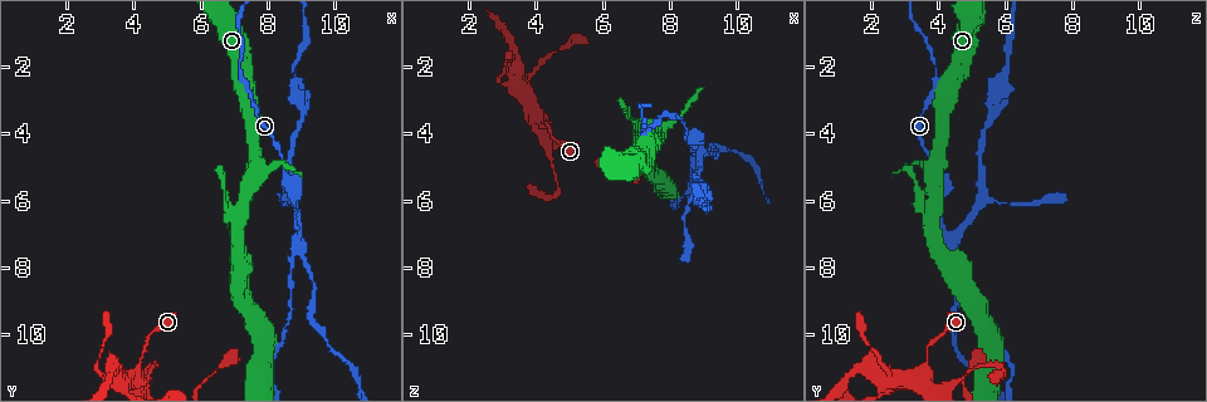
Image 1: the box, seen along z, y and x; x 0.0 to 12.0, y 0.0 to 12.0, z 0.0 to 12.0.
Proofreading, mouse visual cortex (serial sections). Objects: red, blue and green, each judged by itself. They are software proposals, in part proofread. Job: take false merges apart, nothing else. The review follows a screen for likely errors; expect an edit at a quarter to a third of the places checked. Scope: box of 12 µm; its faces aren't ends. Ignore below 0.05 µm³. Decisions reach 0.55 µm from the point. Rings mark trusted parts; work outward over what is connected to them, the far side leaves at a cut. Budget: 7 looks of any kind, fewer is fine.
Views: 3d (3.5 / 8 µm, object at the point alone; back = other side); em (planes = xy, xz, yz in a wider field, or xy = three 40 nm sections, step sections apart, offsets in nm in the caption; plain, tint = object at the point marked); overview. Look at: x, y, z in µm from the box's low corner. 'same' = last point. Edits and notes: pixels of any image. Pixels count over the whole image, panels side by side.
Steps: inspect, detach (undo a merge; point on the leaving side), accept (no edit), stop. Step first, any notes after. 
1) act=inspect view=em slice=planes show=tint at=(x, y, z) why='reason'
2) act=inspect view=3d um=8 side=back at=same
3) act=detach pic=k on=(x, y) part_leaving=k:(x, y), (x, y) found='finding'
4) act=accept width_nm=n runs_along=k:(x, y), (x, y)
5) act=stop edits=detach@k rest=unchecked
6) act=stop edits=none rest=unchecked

act=inspect view=3d um=3.5 at=(7.2, 6.4, 3.8) why='three-way junction'

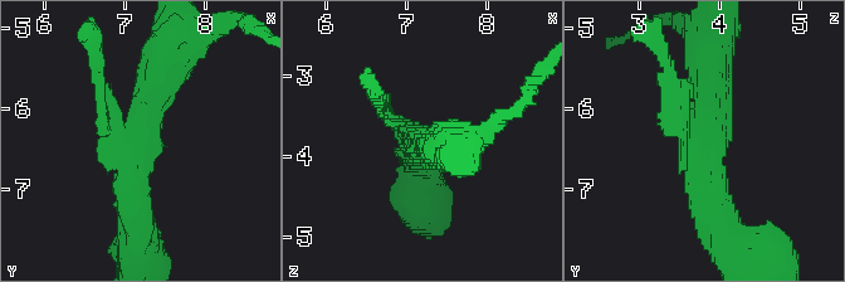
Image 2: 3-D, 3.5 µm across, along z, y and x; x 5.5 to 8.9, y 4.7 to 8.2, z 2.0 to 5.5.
act=inspect view=em slice=xy step=5 show=plain at=(7.20, 6.45, 3.85) arms=3 arm_widths_nm=200,400,450 why='need the tissue'

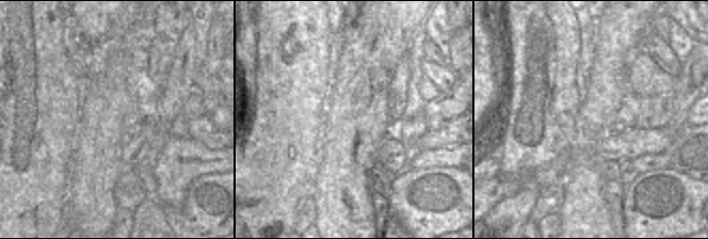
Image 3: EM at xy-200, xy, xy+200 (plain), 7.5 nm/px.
act=inspect view=em slice=xy step=5 show=tint at=same

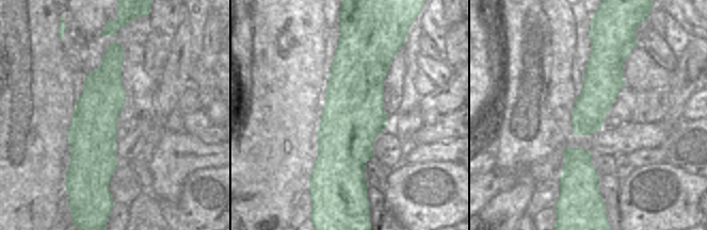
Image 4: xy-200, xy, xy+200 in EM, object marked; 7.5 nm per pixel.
act=detach pic=2 on=(682, 87) found='two cells meet here'

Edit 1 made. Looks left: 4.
act=inspect view=3d um=3.5 at=(8.8, 7.1, 4.4) why='four arms meet'

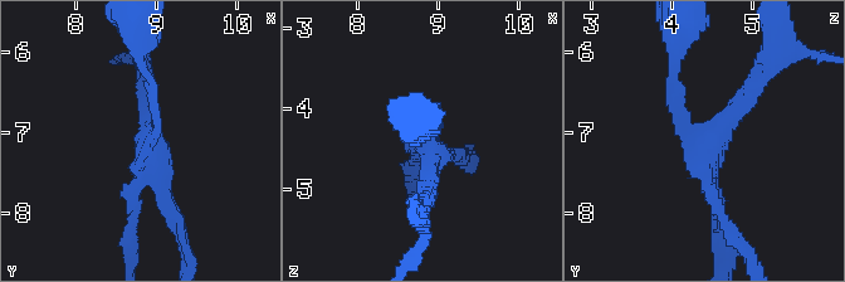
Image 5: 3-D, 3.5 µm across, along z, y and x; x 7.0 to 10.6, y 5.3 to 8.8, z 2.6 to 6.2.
act=inspect view=em slice=planes show=tint at=(8.90, 7.05, 4.35) arms=4 arm_widths_nm=150,150,200,250

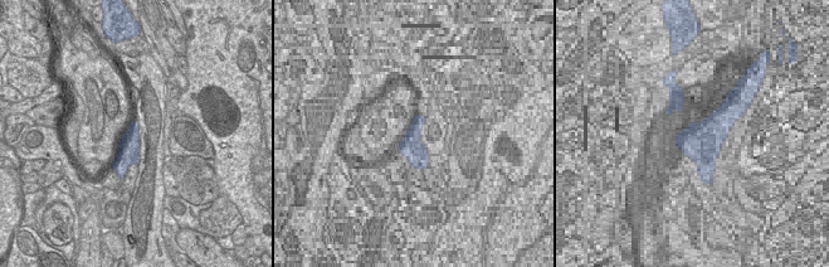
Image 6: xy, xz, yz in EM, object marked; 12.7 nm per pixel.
act=detach pic=5 on=(731, 115) part_leaving=5:(693, 127), (728, 124), (773, 54) found='a second cell is stuck on'

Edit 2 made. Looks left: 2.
act=inspect view=overview

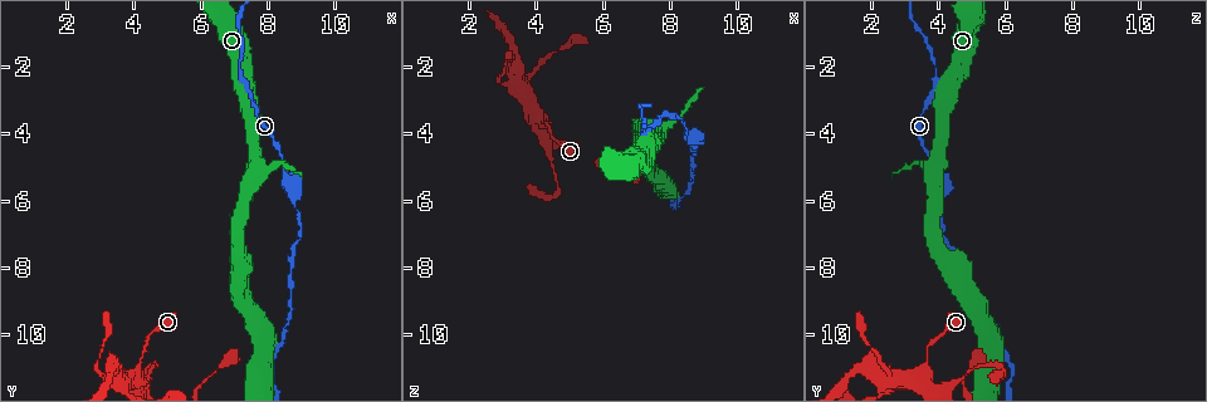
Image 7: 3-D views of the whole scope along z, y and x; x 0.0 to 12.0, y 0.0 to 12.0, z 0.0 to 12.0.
act=inspect view=3d um=3.5 at=(4.4, 11.3, 4.6) why='calibre changes'

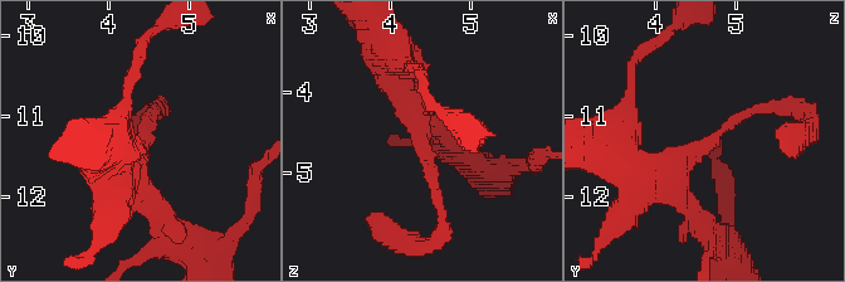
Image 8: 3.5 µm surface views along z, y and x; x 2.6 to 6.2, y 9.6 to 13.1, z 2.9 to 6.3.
act=accept arm_widths_nm=150,400 runs_along=8:(644, 168), (776, 106) found='continuous, no second cell'

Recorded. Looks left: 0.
act=stop edits=detach@2,detach@5 rest=unchecked

